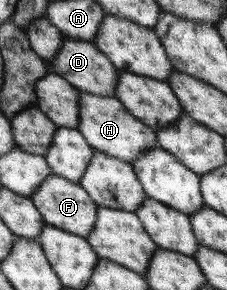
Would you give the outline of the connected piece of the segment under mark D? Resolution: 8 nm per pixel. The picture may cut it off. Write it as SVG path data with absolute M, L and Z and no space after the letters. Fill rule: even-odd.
M64 38L57 56L47 66L48 73L62 77L76 90L83 93L90 93L99 97L113 97L116 92L118 71L114 69L113 65L107 60L107 57L98 52L92 42Z

